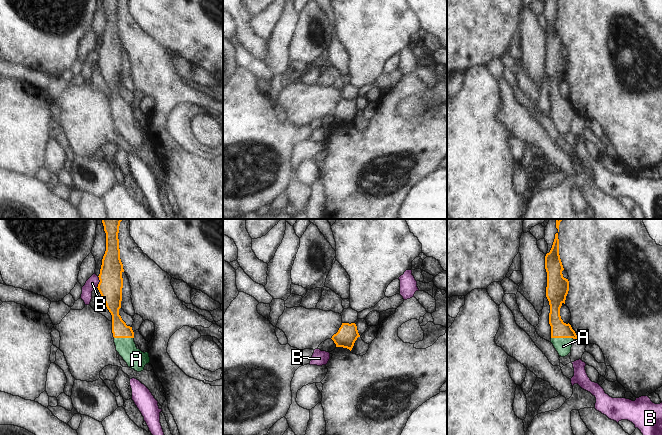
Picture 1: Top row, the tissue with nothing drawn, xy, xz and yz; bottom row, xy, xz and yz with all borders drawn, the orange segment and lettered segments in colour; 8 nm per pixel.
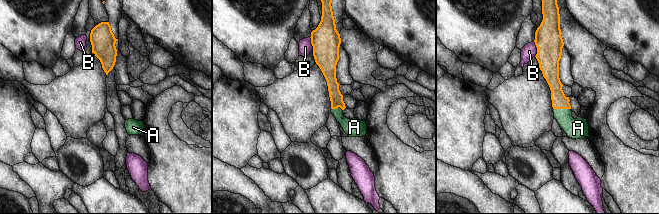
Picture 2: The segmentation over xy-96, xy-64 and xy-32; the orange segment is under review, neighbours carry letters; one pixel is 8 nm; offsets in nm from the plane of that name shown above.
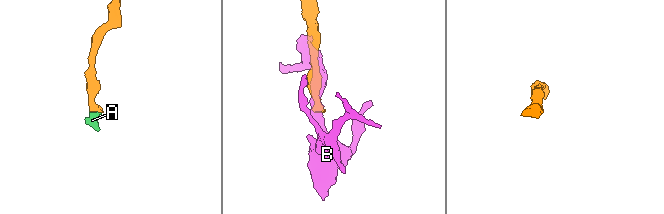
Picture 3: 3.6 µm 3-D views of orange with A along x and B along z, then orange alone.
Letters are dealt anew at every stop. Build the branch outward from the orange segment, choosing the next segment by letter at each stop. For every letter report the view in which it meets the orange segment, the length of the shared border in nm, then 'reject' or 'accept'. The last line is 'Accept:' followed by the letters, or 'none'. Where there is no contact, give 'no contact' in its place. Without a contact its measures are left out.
A: yz | 180 nm | accept
B: xy | 100 nm | reject
Accept: A

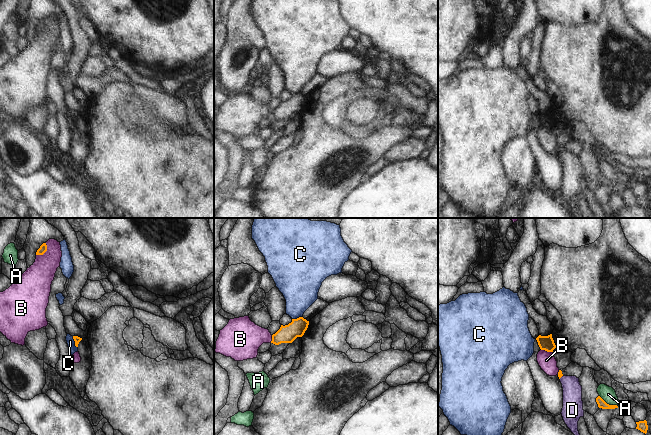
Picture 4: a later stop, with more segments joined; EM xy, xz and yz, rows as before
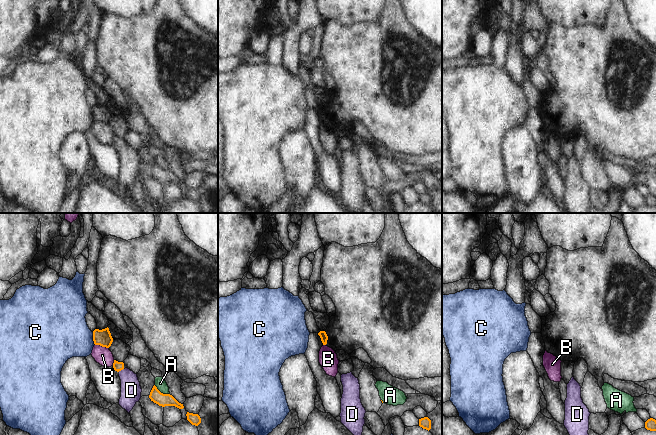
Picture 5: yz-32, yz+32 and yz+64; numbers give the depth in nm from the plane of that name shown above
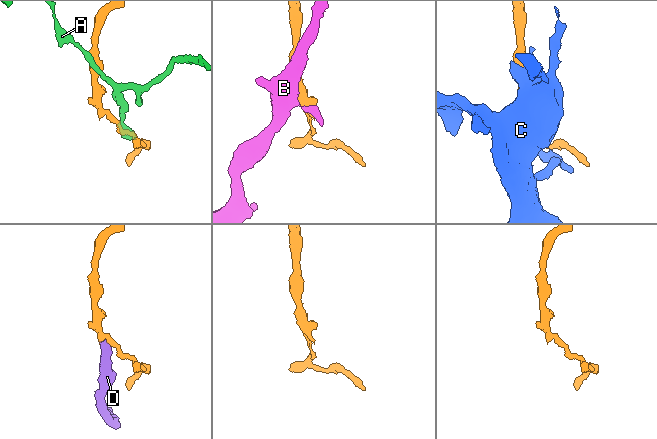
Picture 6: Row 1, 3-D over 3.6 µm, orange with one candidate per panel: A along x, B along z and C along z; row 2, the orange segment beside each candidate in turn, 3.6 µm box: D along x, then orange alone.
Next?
A: yz | 180 nm | reject
B: xy | 130 nm | reject
C: xz | 80 nm | reject
D: yz | 40 nm | accept
Accept: D

